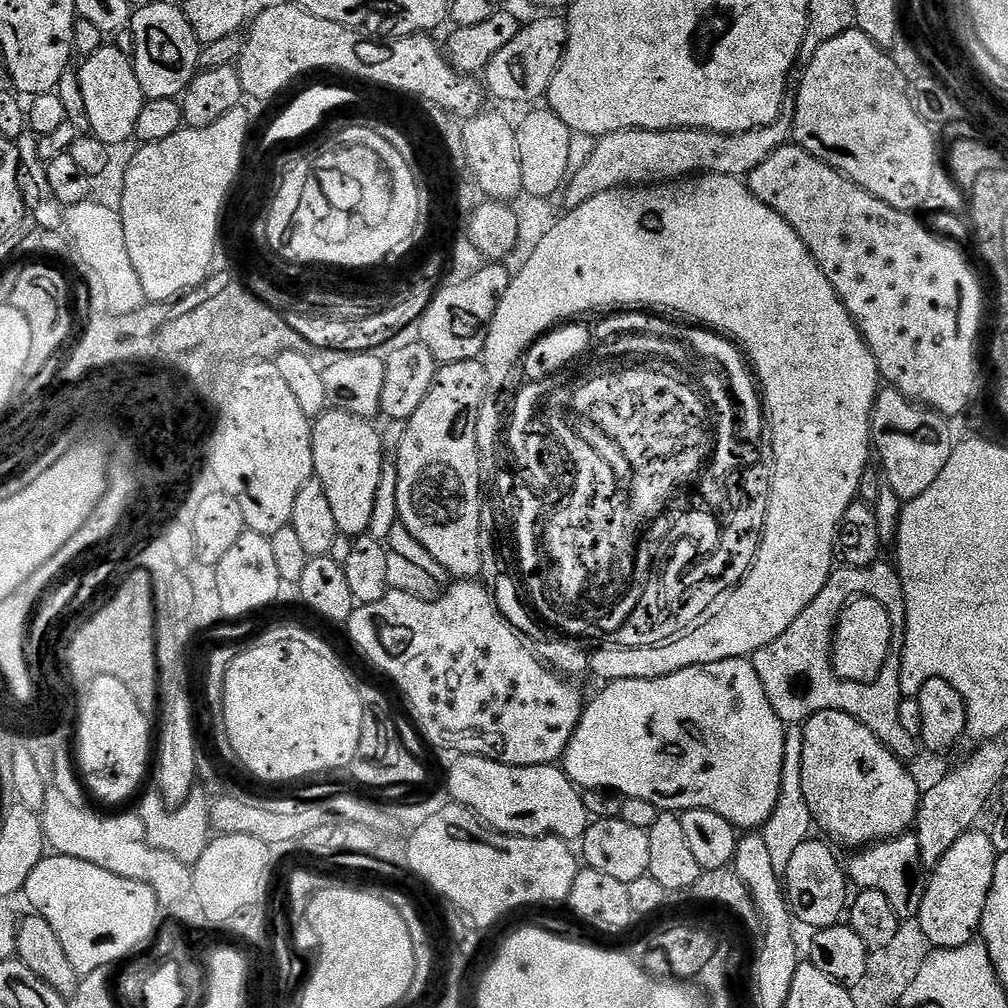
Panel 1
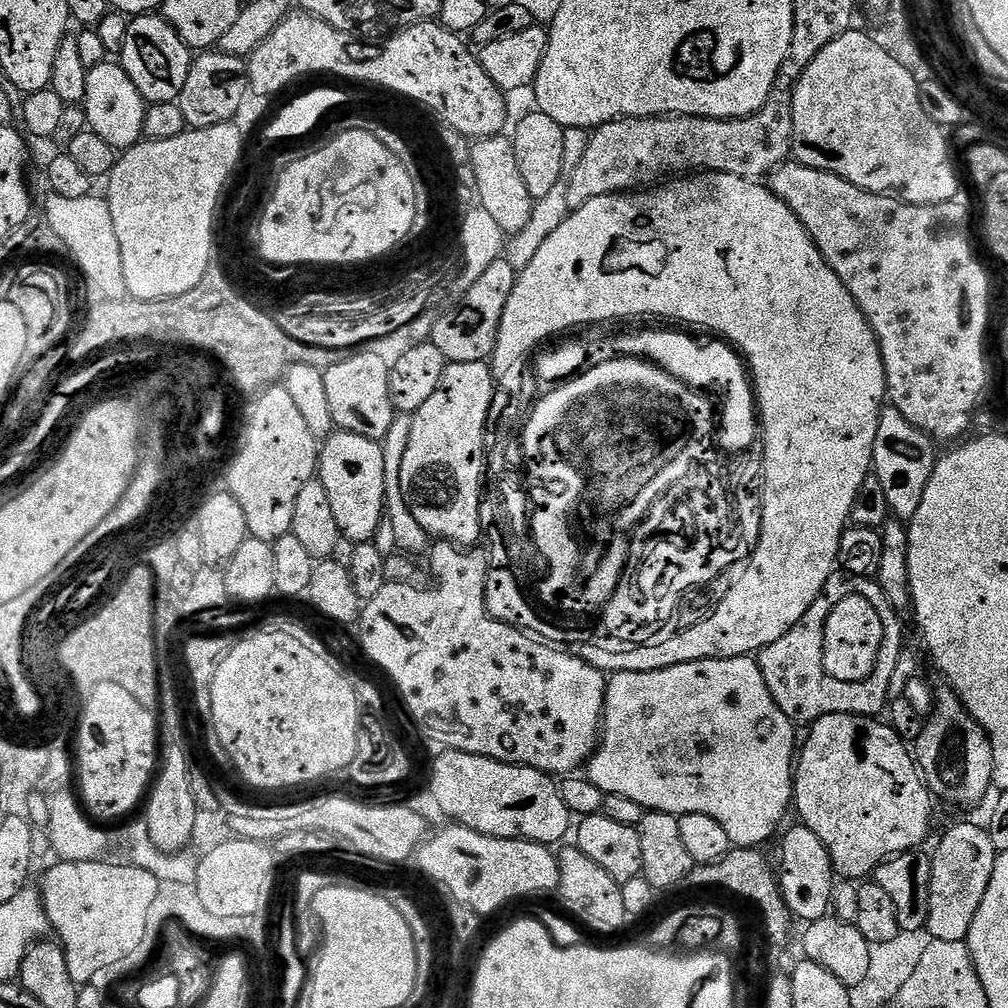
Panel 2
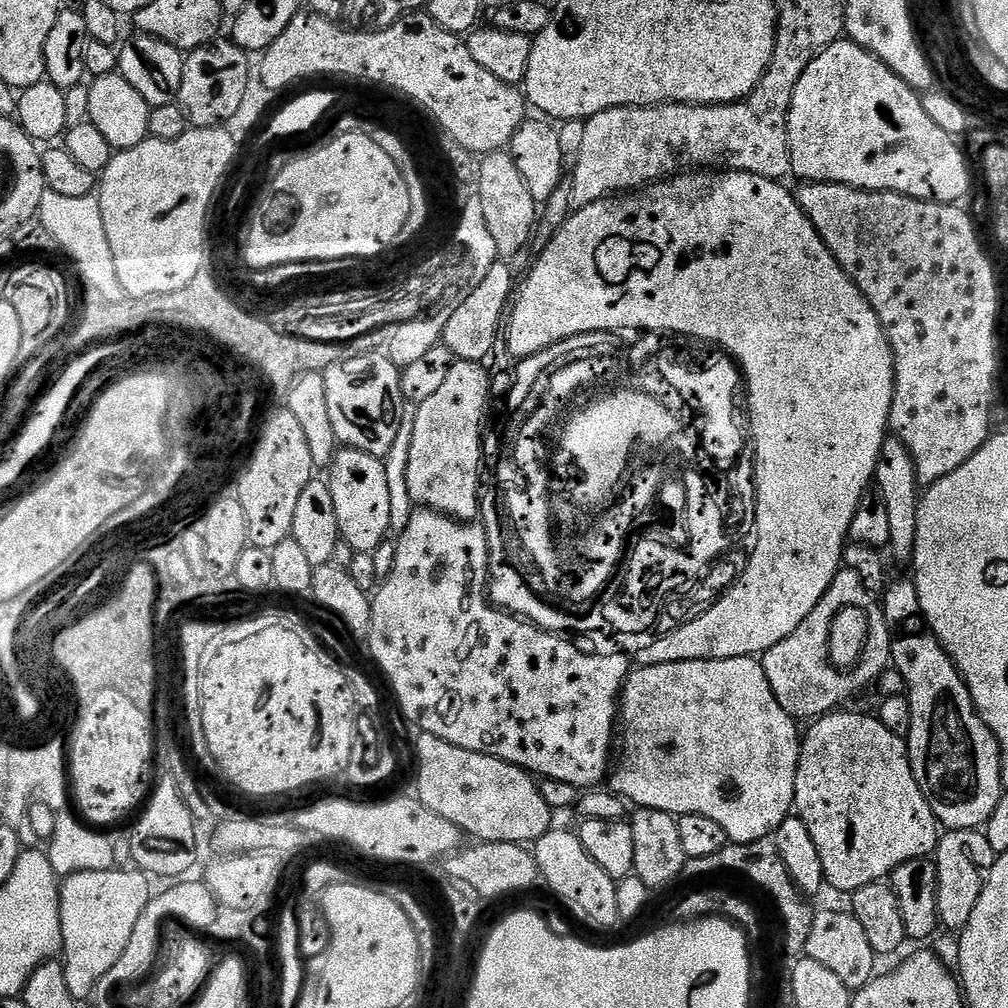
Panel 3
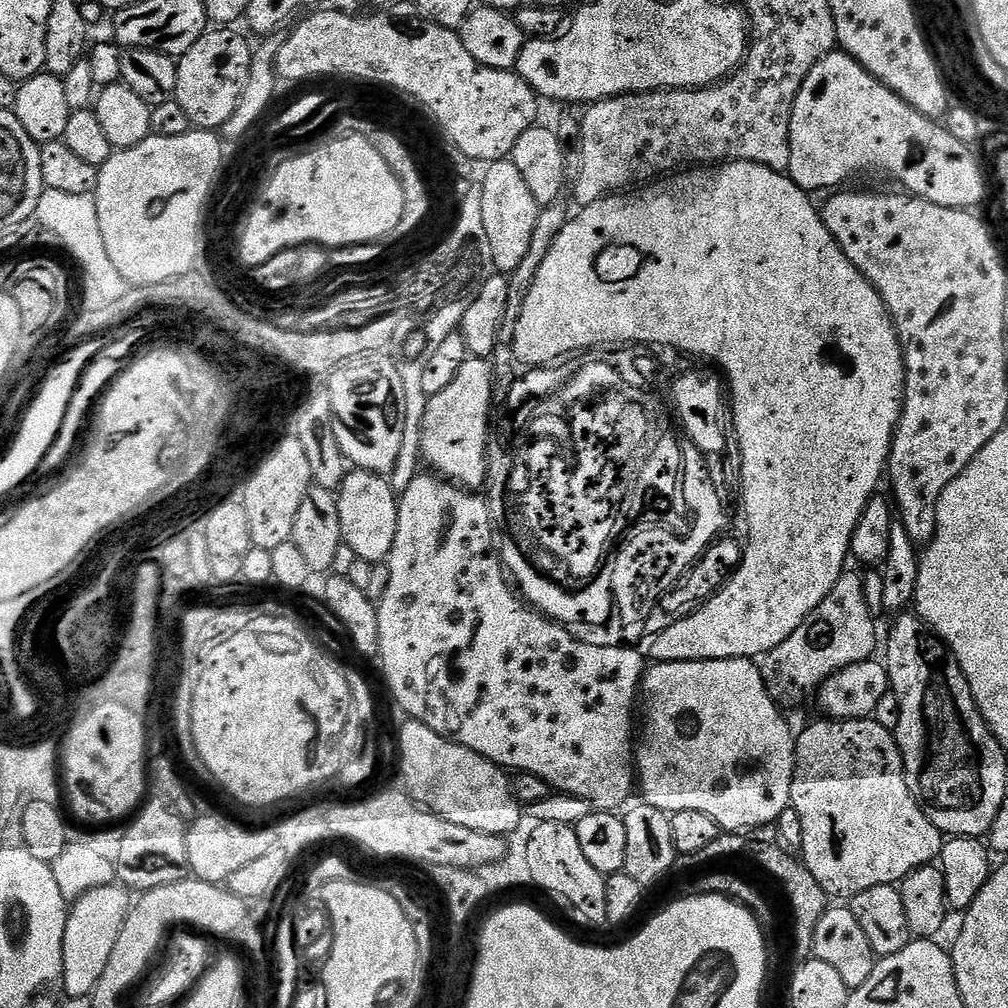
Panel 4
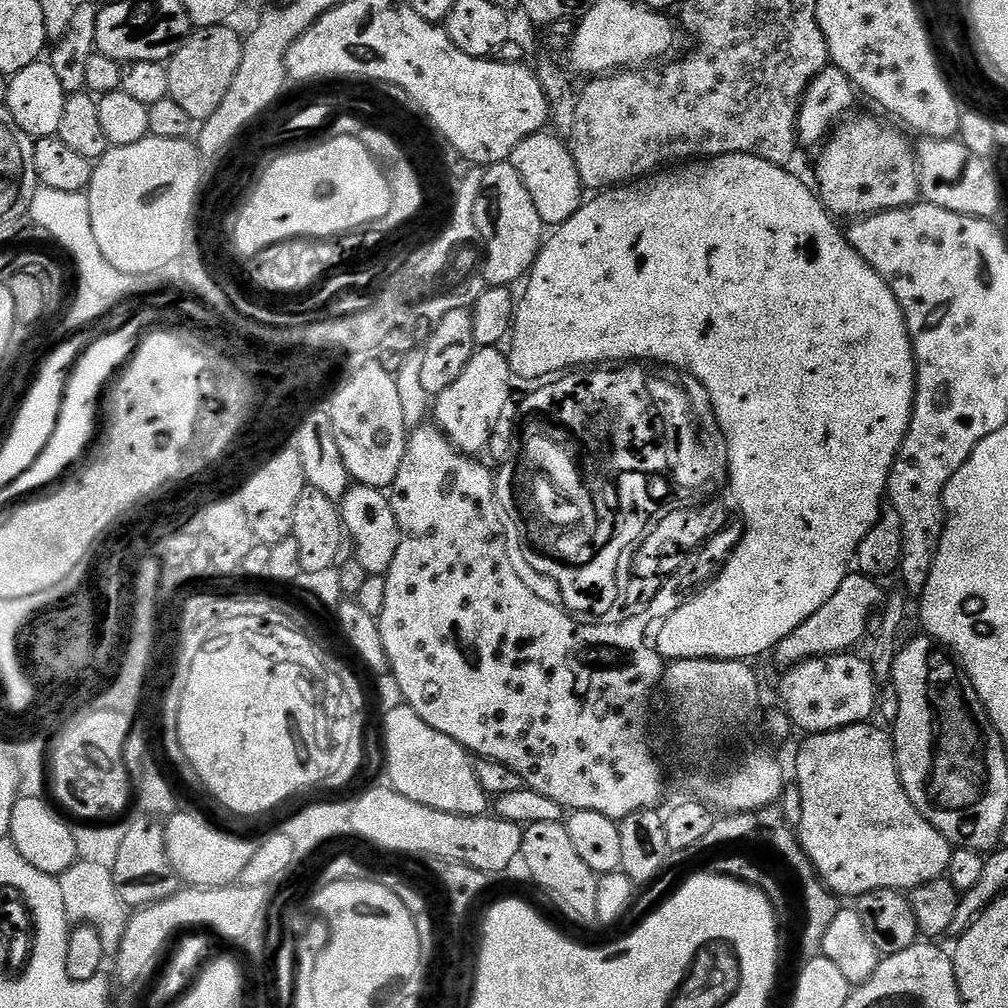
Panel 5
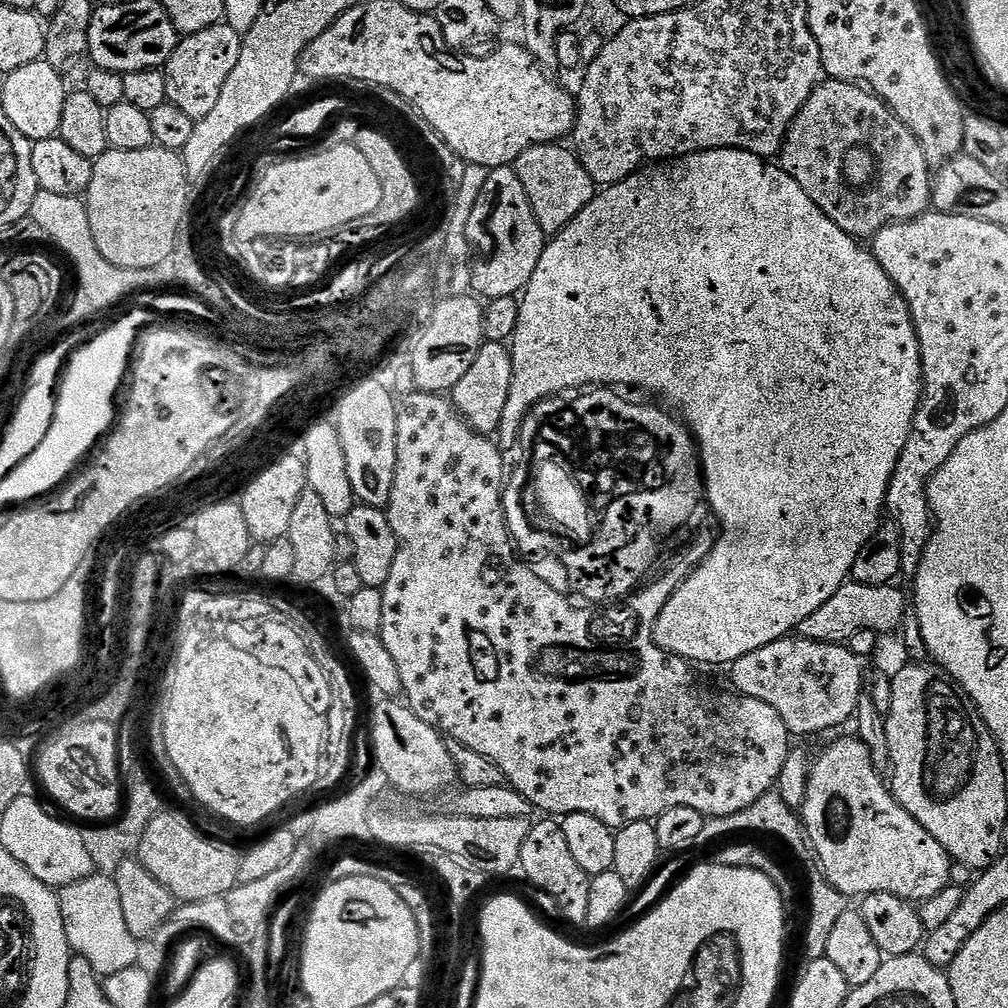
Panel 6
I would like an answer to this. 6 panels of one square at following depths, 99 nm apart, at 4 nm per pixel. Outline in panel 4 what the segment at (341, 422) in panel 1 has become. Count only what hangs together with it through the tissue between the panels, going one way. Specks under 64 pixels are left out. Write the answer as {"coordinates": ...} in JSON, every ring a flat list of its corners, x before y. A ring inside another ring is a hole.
{"coordinates":[[352,470,341,482,336,498,342,538,353,557,378,564,387,561,398,534,398,493,385,477]]}

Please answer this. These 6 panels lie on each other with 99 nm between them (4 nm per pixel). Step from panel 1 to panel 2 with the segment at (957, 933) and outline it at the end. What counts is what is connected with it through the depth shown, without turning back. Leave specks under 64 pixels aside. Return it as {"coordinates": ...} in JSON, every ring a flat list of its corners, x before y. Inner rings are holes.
{"coordinates":[[958,824,943,836,936,850,932,852,930,910,928,911,927,929,933,939,946,942,967,939,970,926,973,925,974,914,978,912,978,906,981,905,990,878,993,877,997,855,997,850,983,825]]}

